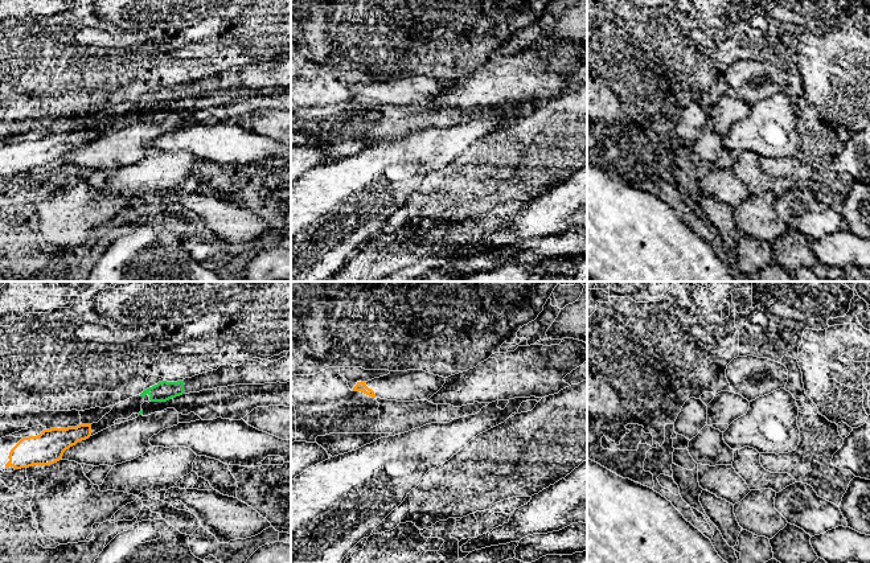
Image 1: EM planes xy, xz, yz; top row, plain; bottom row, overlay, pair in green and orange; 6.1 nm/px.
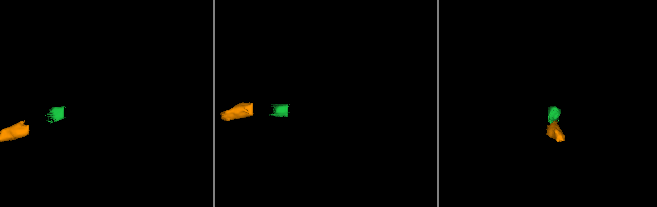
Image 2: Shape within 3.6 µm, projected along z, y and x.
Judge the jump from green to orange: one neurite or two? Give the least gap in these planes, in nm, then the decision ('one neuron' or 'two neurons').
300 nm | one neuron

